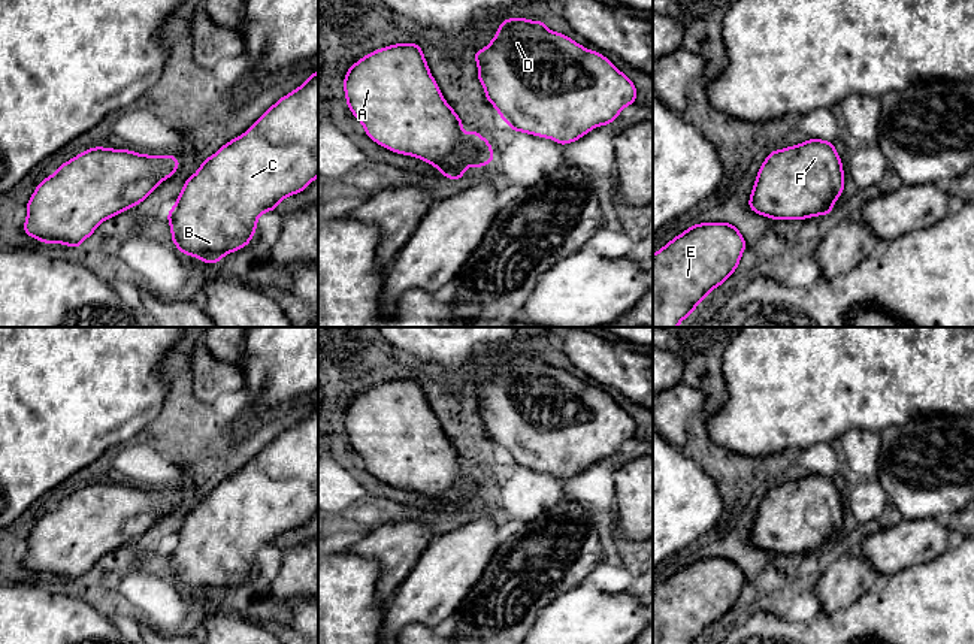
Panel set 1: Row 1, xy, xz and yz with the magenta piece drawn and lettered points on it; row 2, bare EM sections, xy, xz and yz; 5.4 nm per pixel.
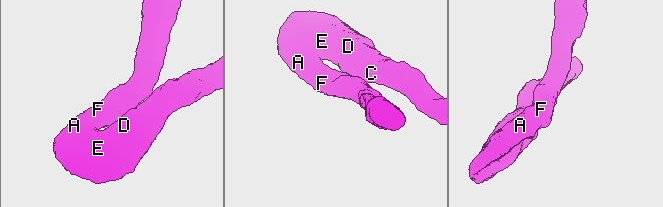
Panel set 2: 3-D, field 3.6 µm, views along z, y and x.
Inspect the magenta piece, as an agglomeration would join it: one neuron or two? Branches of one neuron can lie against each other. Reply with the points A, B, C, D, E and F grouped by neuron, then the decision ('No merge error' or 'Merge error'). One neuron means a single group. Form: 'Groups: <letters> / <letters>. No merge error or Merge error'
Groups: A B C D E F. No merge error

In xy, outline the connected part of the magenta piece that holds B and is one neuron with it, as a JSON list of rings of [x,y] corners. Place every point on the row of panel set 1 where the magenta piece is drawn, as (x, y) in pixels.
[[[318,72],[190,176],[166,215],[182,254],[218,263],[251,242],[257,218],[318,176]]]

